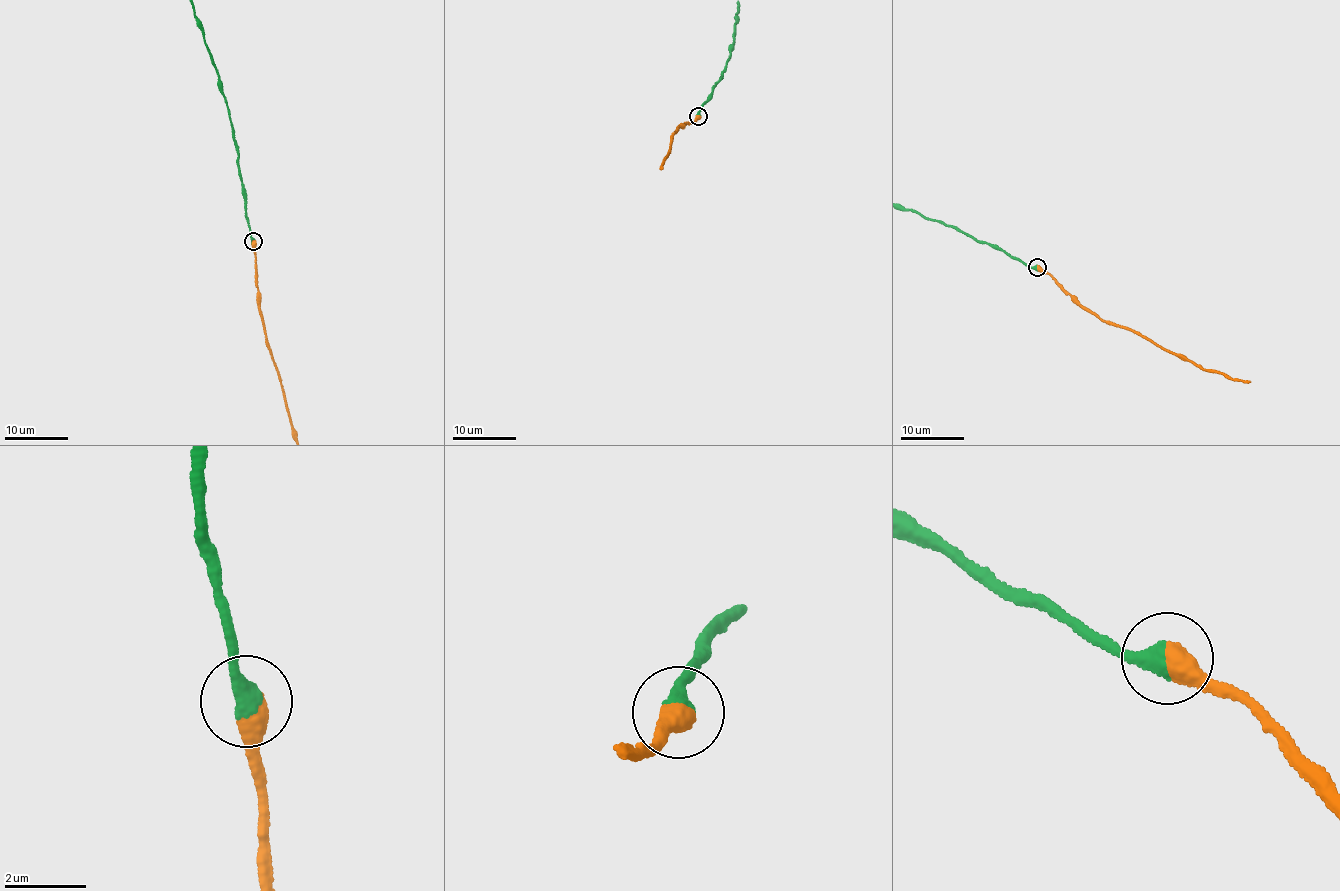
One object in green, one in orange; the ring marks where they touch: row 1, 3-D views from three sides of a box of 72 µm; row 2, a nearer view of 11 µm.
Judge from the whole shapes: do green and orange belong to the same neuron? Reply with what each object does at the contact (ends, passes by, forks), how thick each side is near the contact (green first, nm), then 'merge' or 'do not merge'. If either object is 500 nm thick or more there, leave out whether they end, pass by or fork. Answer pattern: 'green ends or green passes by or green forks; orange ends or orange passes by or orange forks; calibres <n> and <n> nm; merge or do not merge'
calibres 480 and 550 nm; merge

